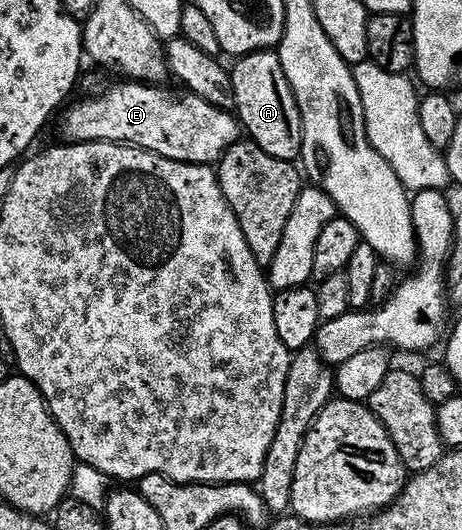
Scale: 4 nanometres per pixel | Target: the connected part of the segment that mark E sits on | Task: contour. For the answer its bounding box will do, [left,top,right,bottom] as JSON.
[58,80,240,163]

